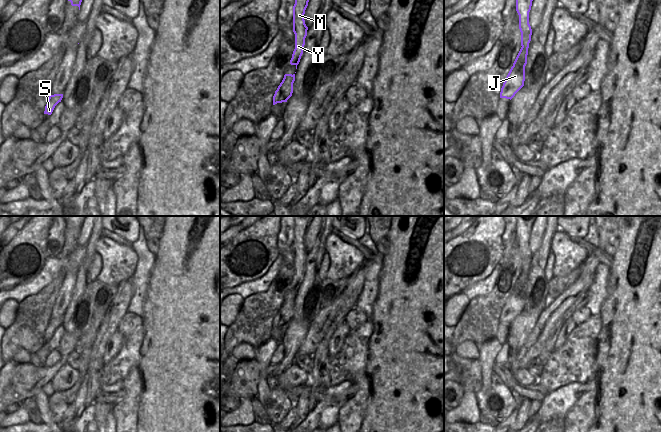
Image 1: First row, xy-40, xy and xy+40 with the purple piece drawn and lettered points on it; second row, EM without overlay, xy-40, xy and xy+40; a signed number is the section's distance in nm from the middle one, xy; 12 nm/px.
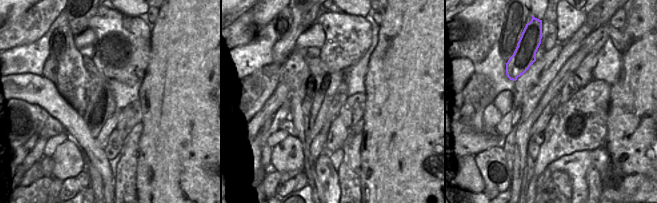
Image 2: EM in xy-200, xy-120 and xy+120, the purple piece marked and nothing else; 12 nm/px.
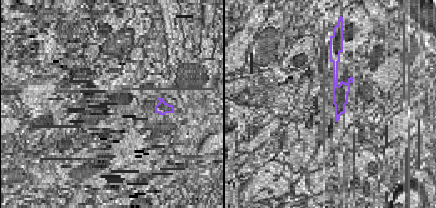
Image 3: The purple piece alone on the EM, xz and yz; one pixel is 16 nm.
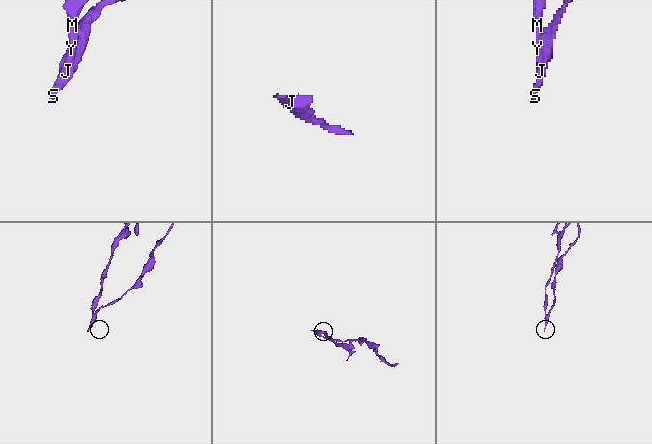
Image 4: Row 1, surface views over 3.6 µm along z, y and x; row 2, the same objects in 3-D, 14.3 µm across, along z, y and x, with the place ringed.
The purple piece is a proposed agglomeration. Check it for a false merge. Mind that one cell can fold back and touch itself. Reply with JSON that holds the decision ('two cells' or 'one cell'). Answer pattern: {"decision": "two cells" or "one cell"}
{"decision": "two cells"}

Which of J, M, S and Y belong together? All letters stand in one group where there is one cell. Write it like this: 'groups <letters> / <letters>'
groups J S / M Y

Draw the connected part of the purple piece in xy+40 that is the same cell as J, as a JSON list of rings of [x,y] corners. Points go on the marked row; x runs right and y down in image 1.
[[[521,47],[501,88],[500,98],[512,99],[524,86],[528,50]]]

